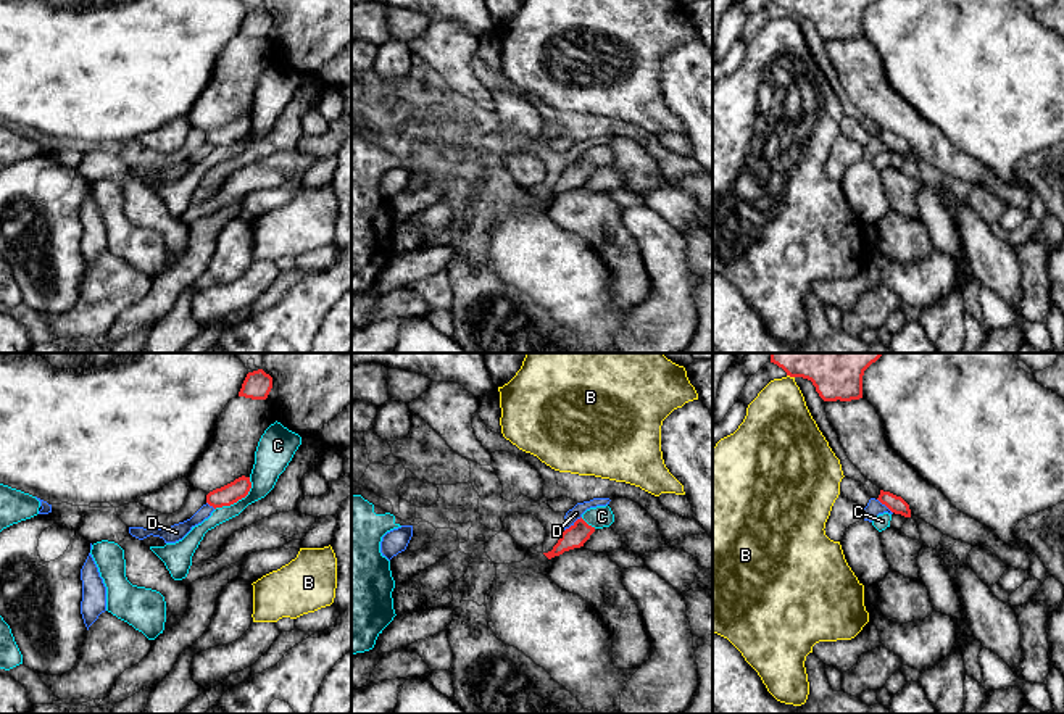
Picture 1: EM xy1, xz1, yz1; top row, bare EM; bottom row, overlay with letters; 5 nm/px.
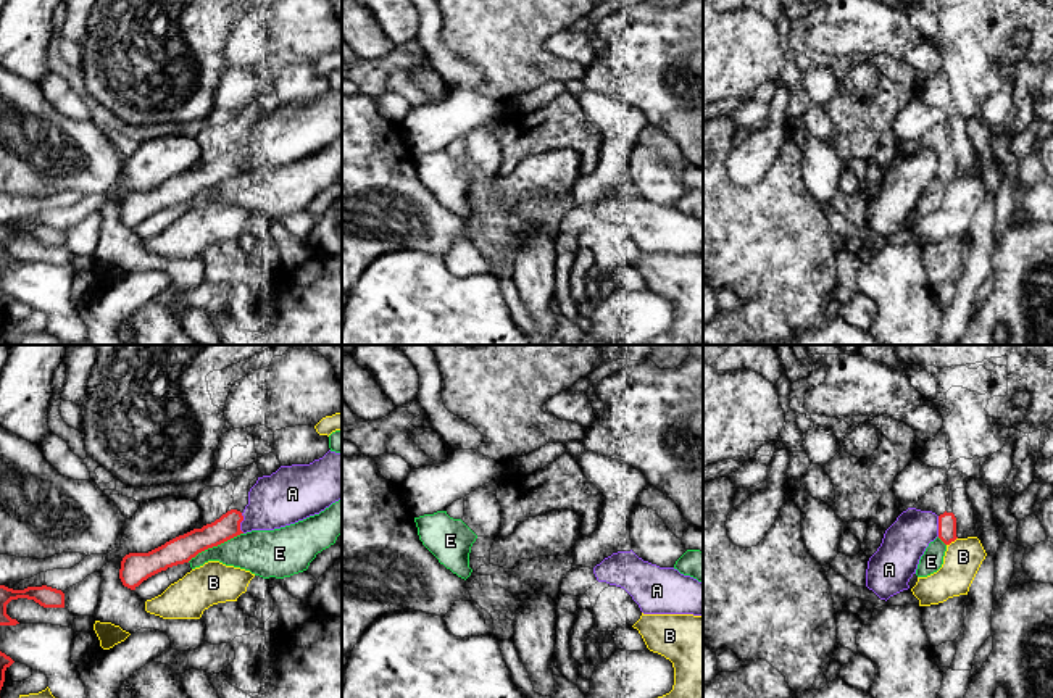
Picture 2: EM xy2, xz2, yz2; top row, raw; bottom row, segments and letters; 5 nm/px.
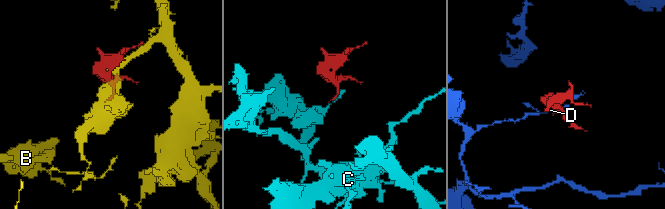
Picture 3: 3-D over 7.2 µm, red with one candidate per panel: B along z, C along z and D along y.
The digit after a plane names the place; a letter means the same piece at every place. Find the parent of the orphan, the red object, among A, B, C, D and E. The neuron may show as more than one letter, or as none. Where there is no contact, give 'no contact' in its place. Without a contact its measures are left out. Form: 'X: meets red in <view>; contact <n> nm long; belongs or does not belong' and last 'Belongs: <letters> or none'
A: meets red in xy2; contact 110 nm long; does not belong
B: meets red in yz2; contact 70 nm long; does not belong
C: meets red in xy1; contact 240 nm long; does not belong
D: meets red in xz1; contact 120 nm long; does not belong
E: meets red in xy2; contact 320 nm long; does not belong
Belongs: none

